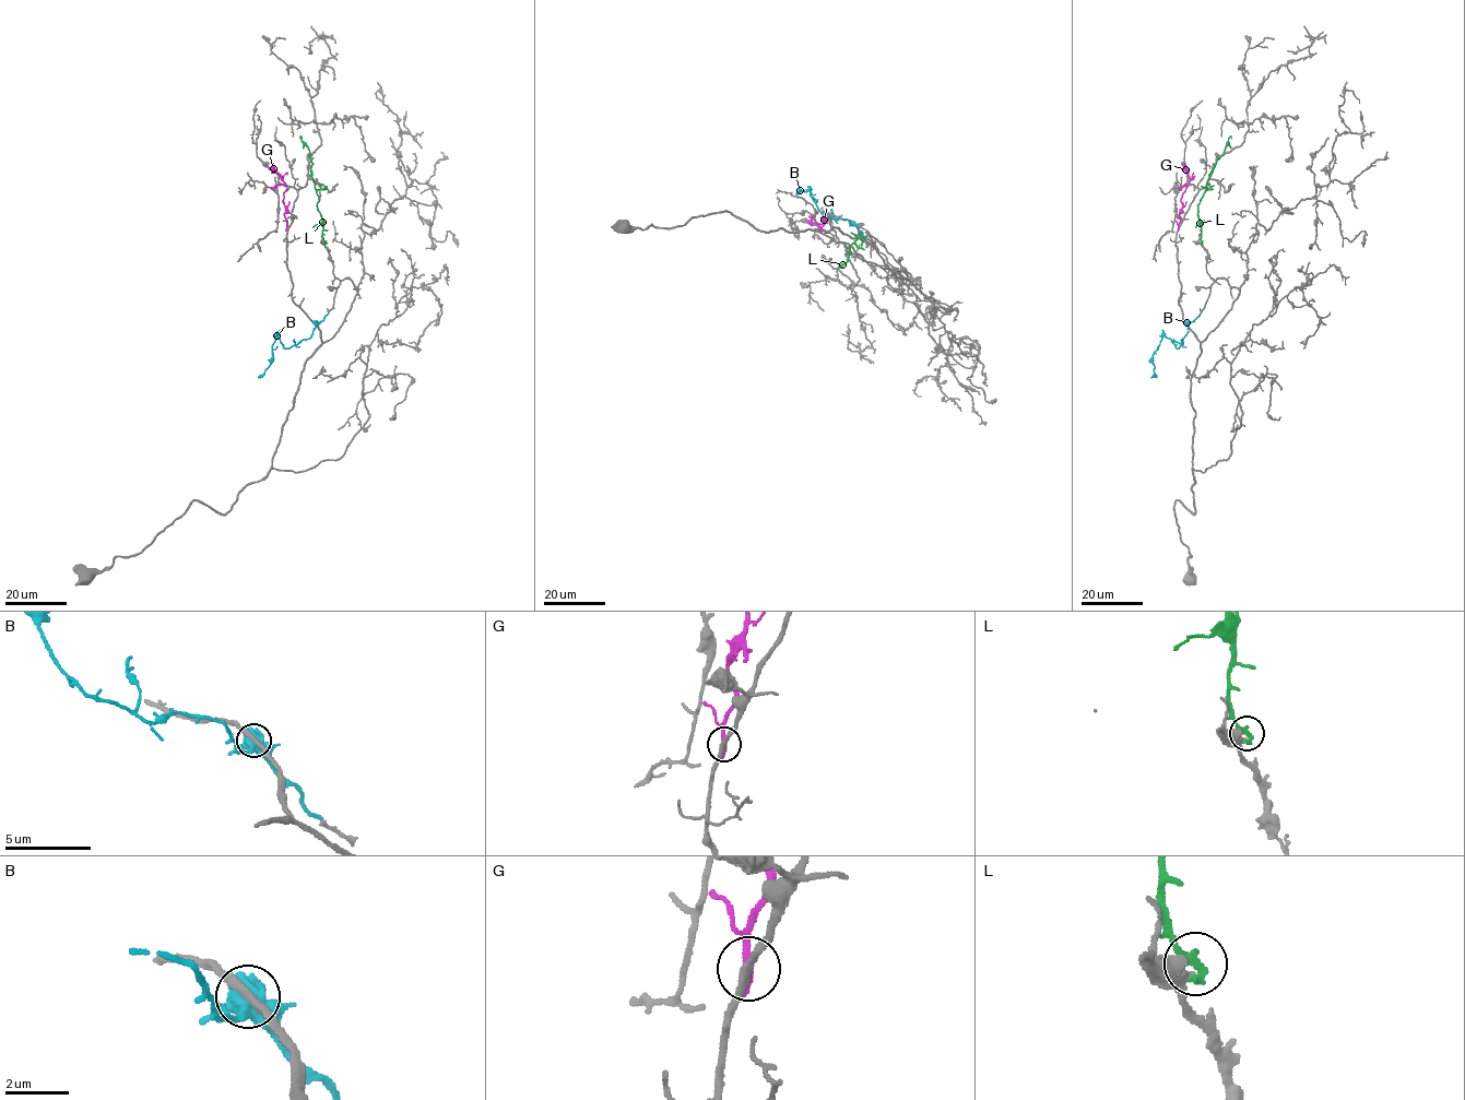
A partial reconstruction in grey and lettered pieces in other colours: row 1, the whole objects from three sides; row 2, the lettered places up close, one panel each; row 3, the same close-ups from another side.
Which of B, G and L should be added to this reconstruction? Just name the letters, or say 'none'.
B

